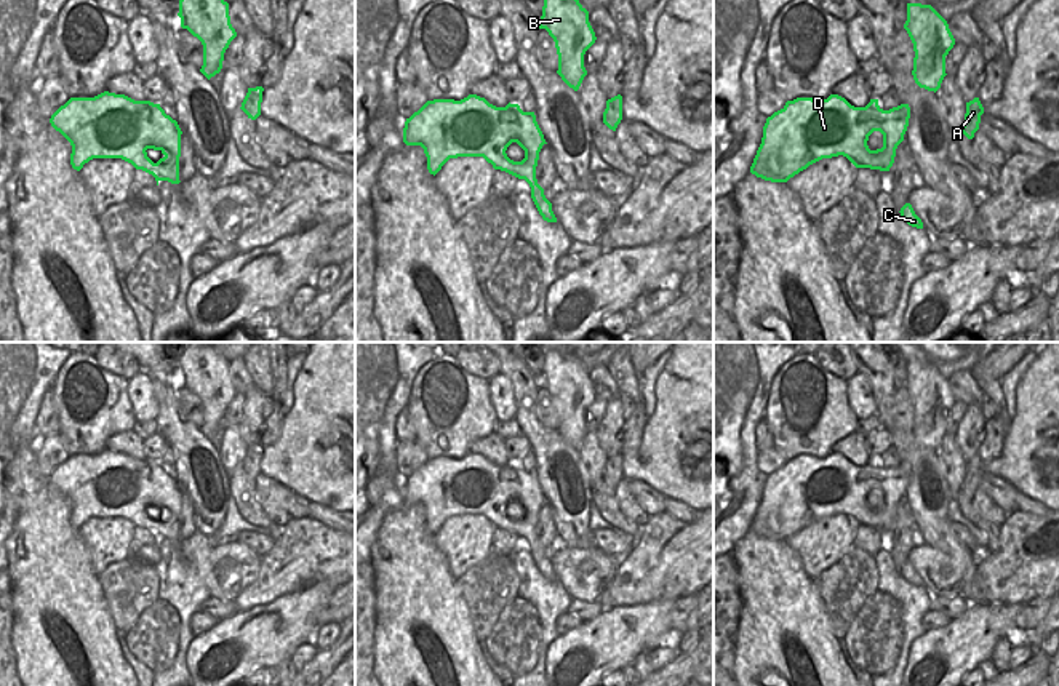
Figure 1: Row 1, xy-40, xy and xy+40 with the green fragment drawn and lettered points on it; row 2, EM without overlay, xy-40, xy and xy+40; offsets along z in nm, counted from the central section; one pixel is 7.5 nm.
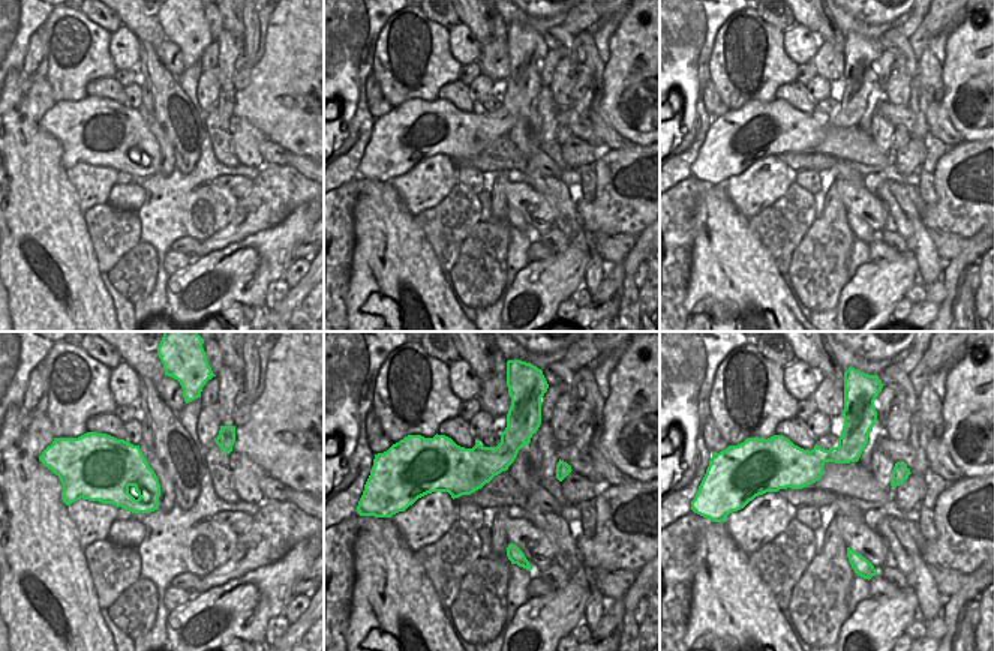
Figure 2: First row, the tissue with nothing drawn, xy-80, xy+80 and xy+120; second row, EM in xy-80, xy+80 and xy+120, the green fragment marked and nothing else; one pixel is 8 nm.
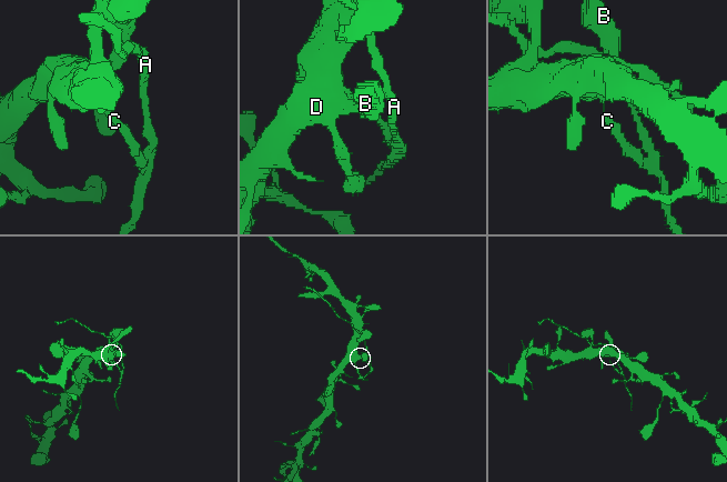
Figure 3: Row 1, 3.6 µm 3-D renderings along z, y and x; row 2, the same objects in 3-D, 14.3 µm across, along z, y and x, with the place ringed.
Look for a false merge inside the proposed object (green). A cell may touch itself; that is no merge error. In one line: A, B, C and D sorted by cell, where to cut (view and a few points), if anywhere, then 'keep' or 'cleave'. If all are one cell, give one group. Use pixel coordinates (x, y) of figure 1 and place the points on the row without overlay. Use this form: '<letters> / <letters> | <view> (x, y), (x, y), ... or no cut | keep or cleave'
A C / B D | xy (536, 538), (531, 546) | cleave

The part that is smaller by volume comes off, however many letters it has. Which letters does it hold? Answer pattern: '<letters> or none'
A, C

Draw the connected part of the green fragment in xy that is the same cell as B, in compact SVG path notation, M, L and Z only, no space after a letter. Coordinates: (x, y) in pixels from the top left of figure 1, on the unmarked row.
M547 350L539 387L545 387L555 400L558 413L557 432L569 446L577 449L587 433L584 413L597 398L589 381L589 369L573 353L561 355Z

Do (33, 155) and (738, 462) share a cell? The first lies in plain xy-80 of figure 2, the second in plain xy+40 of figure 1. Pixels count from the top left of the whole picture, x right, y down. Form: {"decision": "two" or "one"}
{"decision": "two"}

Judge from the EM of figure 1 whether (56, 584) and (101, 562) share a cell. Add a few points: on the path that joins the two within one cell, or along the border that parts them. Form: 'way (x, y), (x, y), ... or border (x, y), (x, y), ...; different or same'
border (79, 530), (96, 574); different

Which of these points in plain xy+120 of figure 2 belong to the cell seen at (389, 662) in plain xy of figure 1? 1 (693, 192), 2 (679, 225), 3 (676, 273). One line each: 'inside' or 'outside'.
1: outside
2: outside
3: outside

